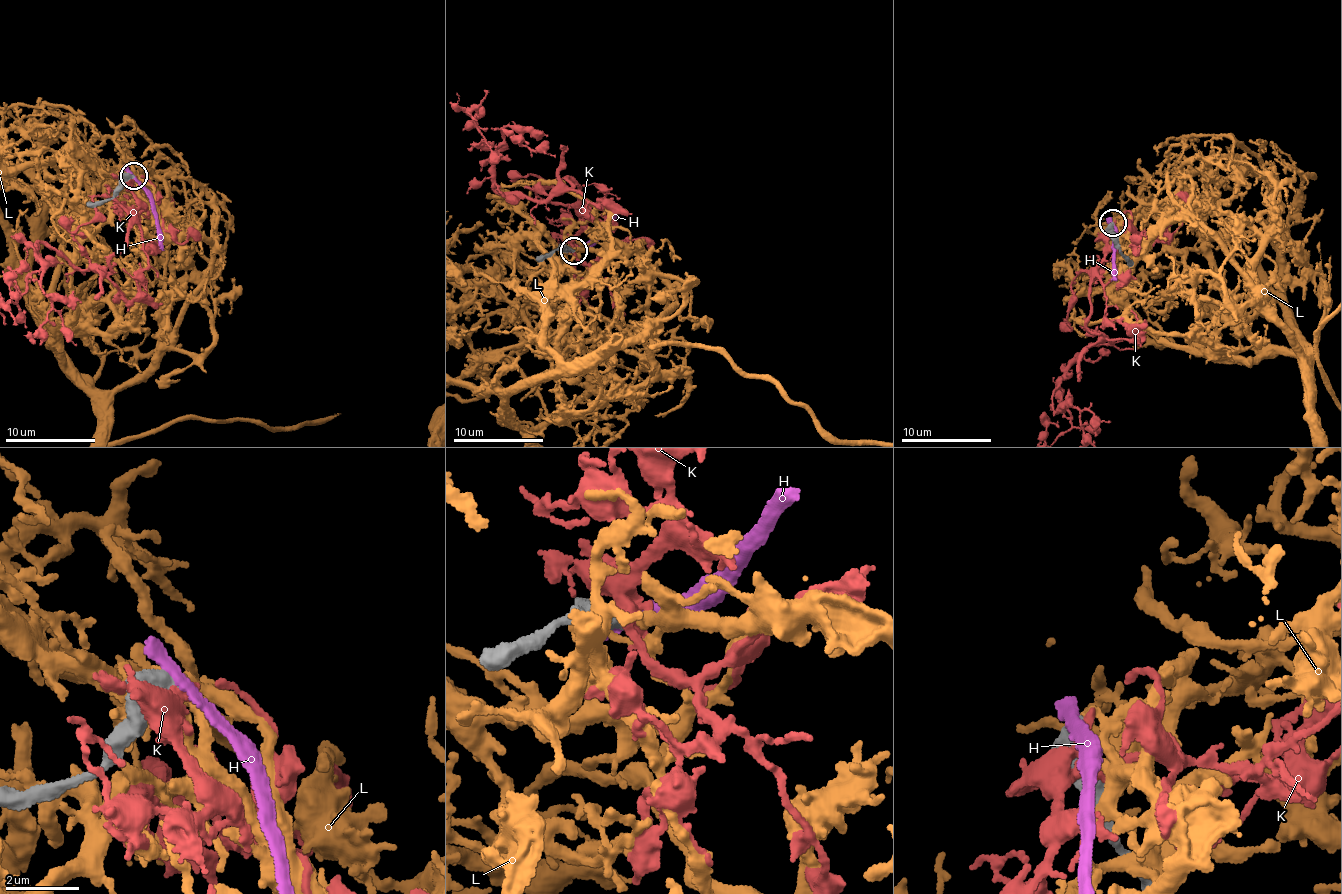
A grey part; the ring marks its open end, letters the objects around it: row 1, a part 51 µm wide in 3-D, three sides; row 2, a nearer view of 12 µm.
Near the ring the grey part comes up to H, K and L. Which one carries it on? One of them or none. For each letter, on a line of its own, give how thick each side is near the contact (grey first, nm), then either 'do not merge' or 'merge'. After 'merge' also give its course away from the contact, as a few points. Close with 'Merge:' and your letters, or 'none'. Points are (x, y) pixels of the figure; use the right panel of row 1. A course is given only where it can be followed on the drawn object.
H: calibres 600 and 400 nm; do not merge
K: calibres 550 and 400 nm; do not merge
L: calibres 650 and 170 nm; do not merge
Merge: none

